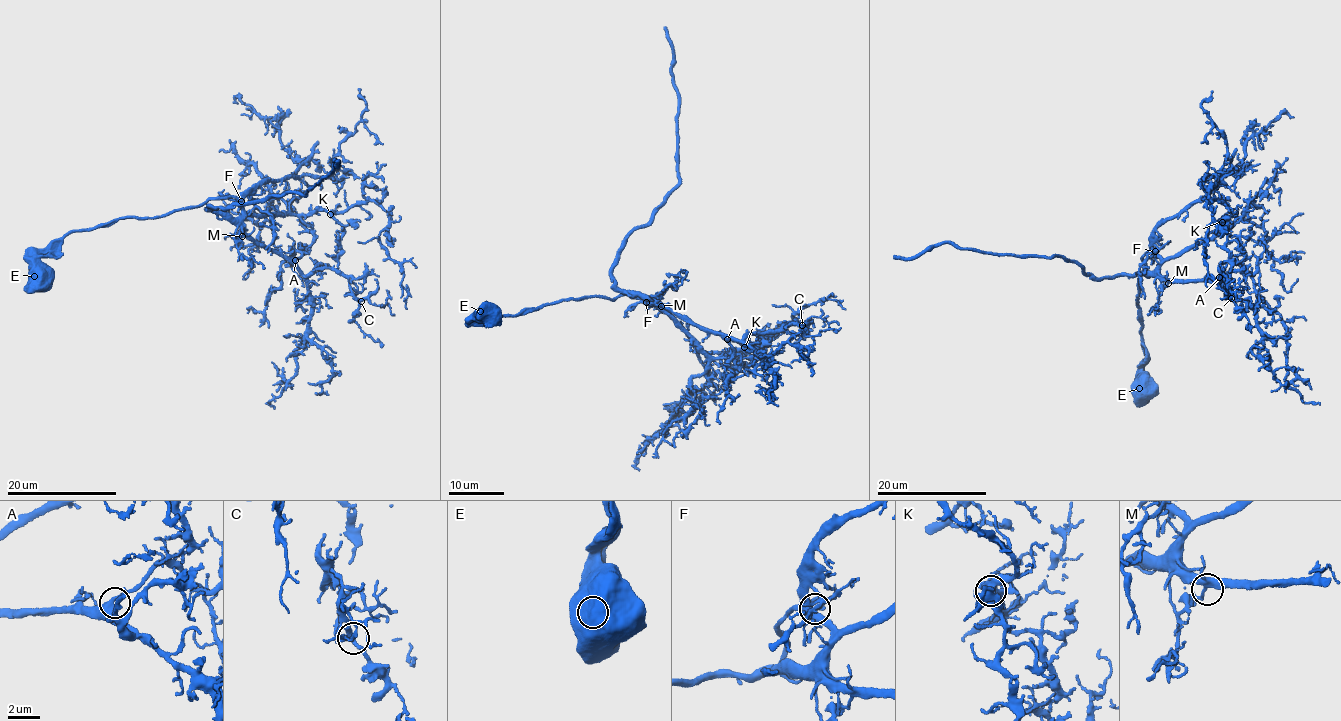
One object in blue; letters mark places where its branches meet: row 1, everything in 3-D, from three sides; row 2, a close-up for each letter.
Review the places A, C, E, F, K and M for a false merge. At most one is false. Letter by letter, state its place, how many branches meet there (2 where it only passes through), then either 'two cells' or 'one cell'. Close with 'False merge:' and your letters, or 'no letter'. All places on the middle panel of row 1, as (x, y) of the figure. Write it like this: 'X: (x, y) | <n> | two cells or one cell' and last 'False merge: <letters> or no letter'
A: (727, 339) | 2 | one cell
C: (802, 325) | 3 | one cell
E: (480, 311) | 1 | one cell
F: (646, 302) | 5 | one cell
K: (744, 347) | 3 | one cell
M: (661, 306) | 3 | one cell
False merge: no letter

